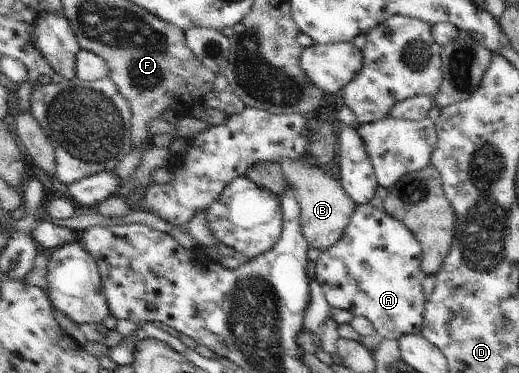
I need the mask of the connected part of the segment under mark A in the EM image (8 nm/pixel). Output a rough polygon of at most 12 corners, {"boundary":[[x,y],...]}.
{"boundary":[[358,204],[320,251],[331,307],[383,339],[423,330],[422,246]]}

